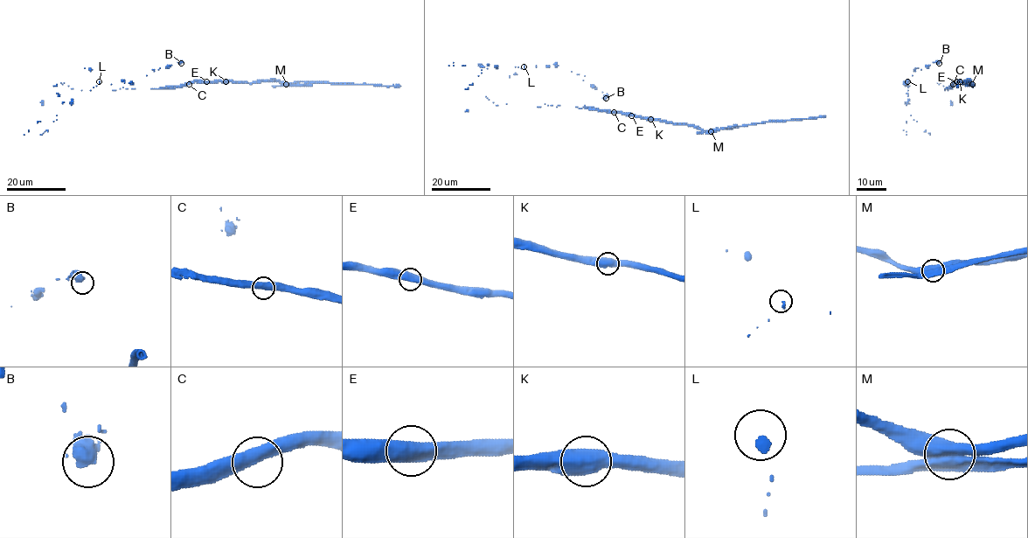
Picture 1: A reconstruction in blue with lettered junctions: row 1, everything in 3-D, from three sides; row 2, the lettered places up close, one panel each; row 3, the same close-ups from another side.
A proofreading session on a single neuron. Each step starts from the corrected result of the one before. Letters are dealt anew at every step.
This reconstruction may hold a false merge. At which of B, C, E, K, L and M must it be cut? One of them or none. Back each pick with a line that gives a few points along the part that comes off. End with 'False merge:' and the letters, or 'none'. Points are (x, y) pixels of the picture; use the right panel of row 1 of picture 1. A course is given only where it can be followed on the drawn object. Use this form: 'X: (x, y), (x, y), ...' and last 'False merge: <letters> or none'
False merge: M

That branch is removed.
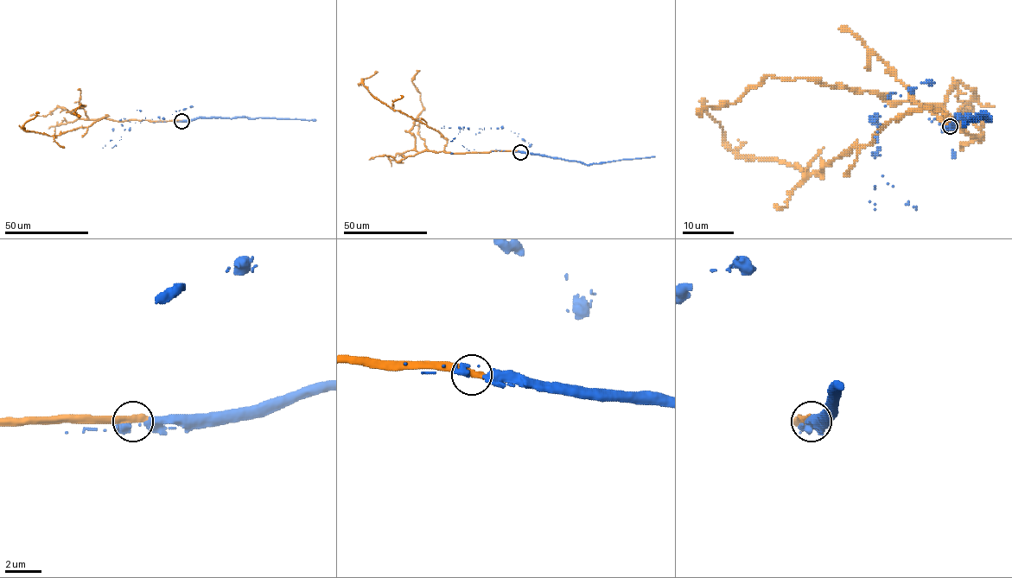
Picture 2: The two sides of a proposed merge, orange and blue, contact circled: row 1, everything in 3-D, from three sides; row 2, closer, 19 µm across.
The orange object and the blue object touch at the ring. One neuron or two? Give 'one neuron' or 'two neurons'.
two neurons

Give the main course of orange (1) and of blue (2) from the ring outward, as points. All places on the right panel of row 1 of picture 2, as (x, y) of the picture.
1: (949, 126), (938, 111), (899, 114), (872, 142), (805, 173), (738, 155), (703, 100)
2: (949, 127), (954, 118), (920, 83), (892, 93), (875, 116), (873, 155), (914, 207), (953, 149)

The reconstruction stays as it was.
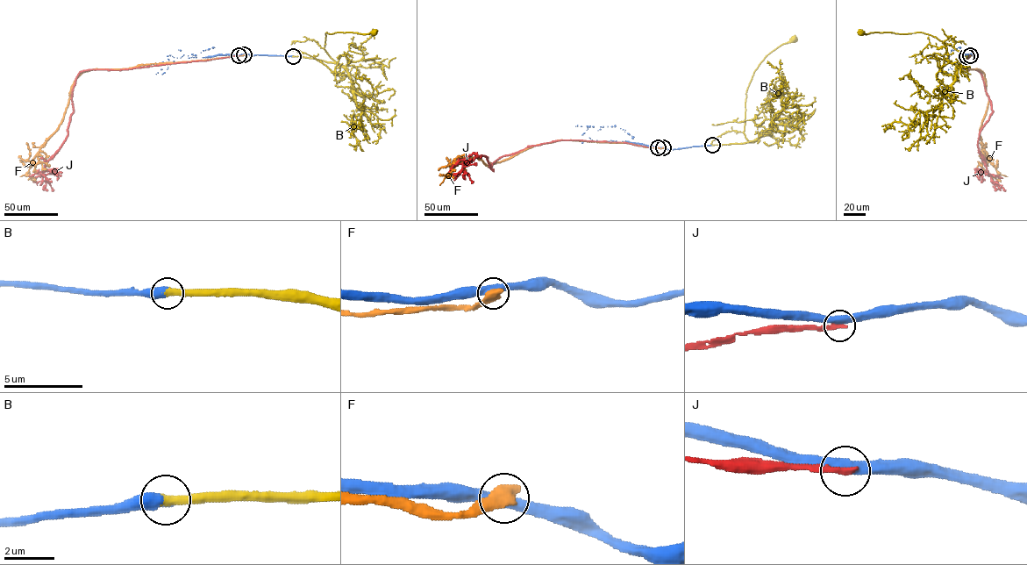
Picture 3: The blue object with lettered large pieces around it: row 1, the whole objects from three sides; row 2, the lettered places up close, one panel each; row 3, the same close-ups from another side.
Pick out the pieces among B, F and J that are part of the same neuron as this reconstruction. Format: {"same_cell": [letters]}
{"same_cell": ["B"]}

